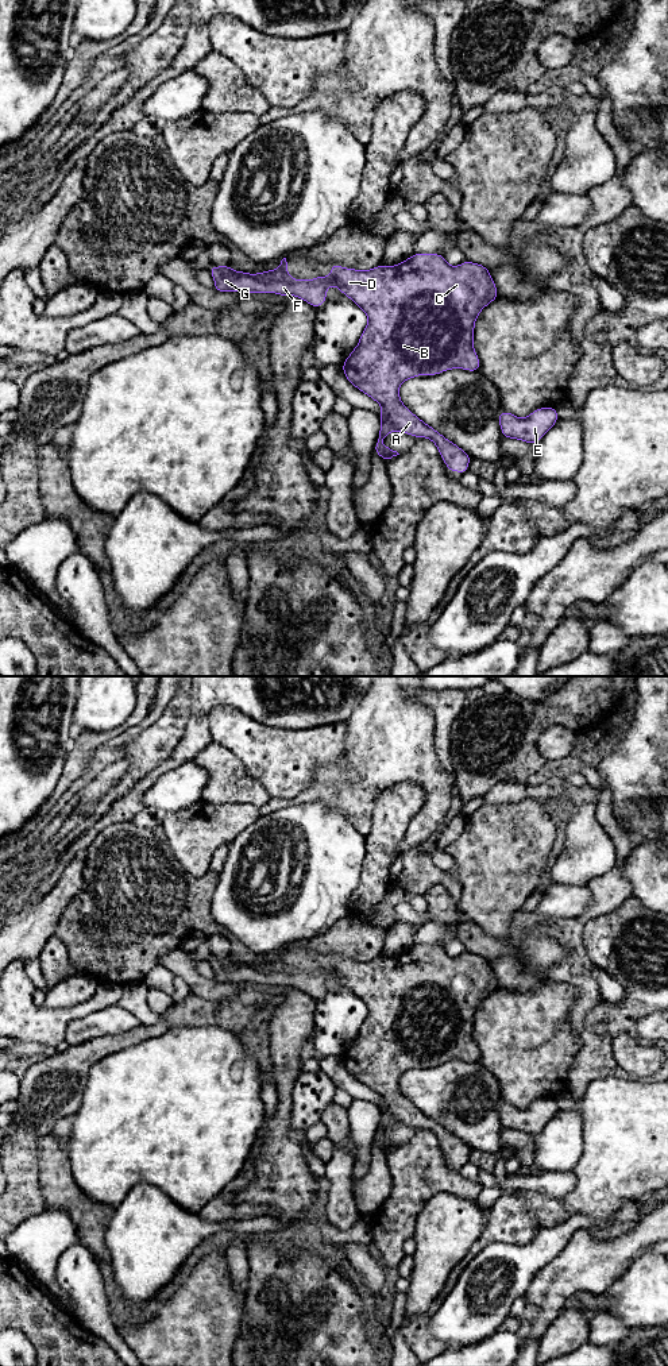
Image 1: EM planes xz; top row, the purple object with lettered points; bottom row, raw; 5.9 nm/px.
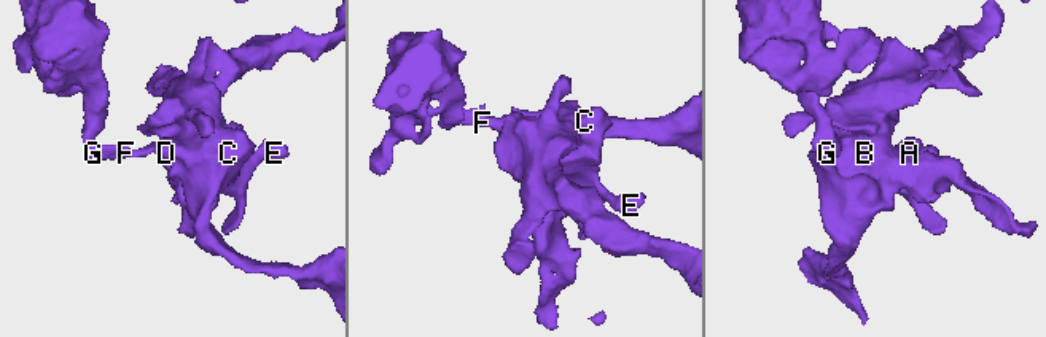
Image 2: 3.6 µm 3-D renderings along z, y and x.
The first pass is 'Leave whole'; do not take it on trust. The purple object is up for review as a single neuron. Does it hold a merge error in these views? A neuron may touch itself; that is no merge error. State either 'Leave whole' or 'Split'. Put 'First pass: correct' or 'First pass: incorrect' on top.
First pass: correct
Leave whole

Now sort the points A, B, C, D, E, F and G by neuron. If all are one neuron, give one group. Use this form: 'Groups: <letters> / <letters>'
Groups: A B C D E F G

